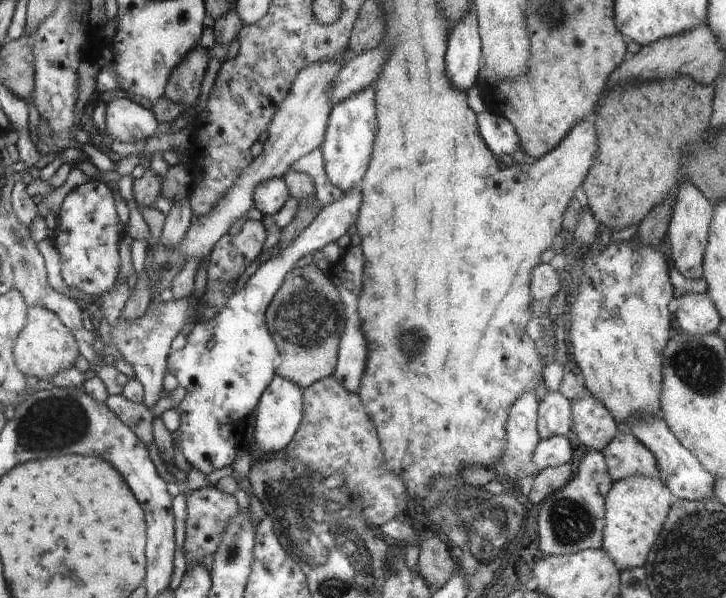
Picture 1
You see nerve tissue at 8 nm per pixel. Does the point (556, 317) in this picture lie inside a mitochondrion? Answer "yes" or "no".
yes

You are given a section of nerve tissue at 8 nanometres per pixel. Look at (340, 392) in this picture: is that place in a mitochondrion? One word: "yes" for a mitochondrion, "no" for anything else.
no

